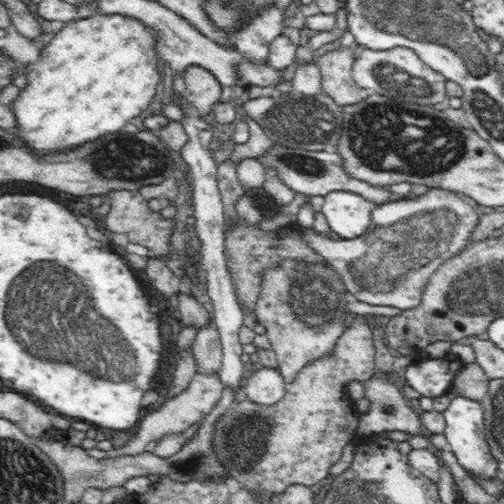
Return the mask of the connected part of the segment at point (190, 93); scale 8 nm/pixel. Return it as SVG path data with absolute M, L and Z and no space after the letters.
M190 65L184 70L186 90L184 96L200 114L208 114L216 103L220 103L222 85L216 75L200 65Z

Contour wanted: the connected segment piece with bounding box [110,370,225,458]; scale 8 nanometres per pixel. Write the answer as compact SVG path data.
M220 370L196 371L188 384L188 388L180 394L172 397L168 402L164 403L158 410L152 411L146 415L139 424L139 434L137 434L127 445L120 447L118 450L110 452L112 458L120 455L133 455L141 453L144 450L149 450L160 437L167 434L179 433L192 426L198 420L204 418L212 409L213 406L220 401L225 390Z

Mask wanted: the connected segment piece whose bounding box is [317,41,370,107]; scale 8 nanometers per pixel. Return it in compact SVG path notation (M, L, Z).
M344 42L338 50L330 50L317 59L322 69L322 92L330 95L341 107L356 104L370 93L360 88L353 79L352 69L355 56L362 53L364 47Z

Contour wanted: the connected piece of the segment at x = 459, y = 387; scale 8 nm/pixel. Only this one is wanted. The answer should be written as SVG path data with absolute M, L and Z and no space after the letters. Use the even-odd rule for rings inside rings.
M477 362L464 363L463 368L456 374L454 387L456 397L481 403L488 394L489 382L484 377L484 369Z

